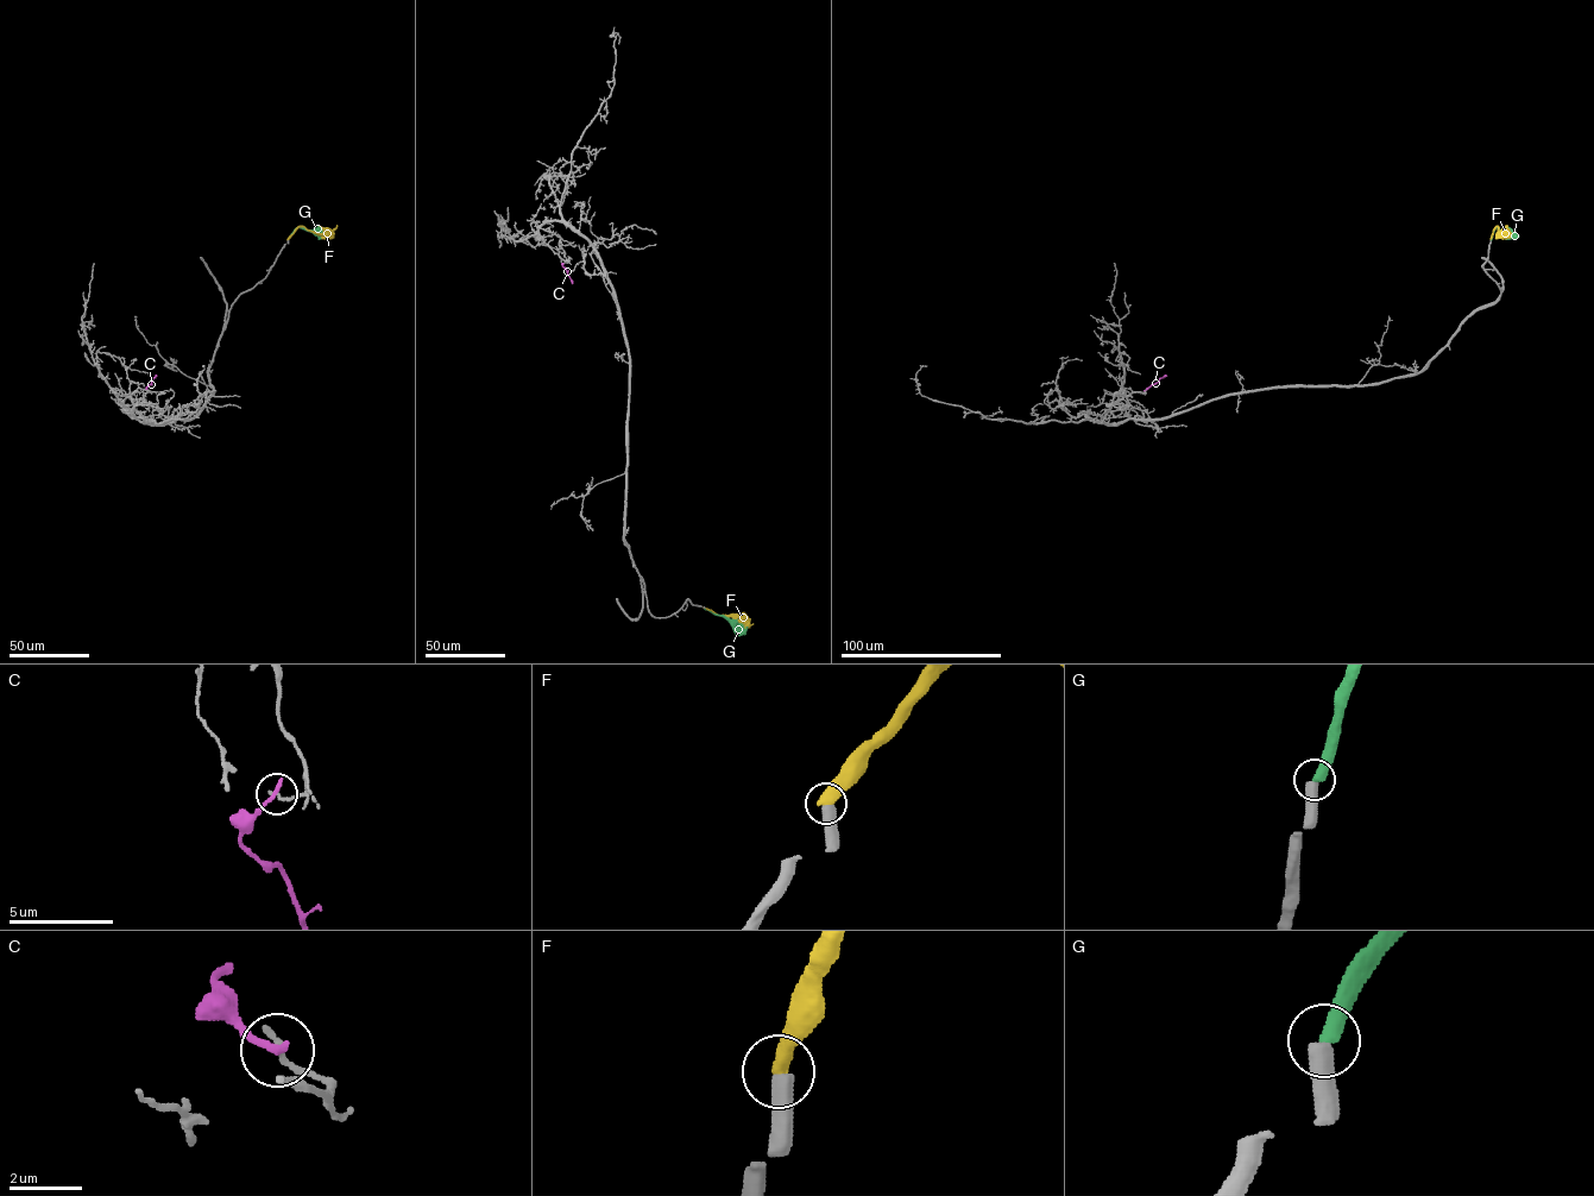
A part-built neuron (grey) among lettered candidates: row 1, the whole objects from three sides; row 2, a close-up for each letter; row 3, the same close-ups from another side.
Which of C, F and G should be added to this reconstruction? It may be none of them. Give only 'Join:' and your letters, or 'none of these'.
Join: G

